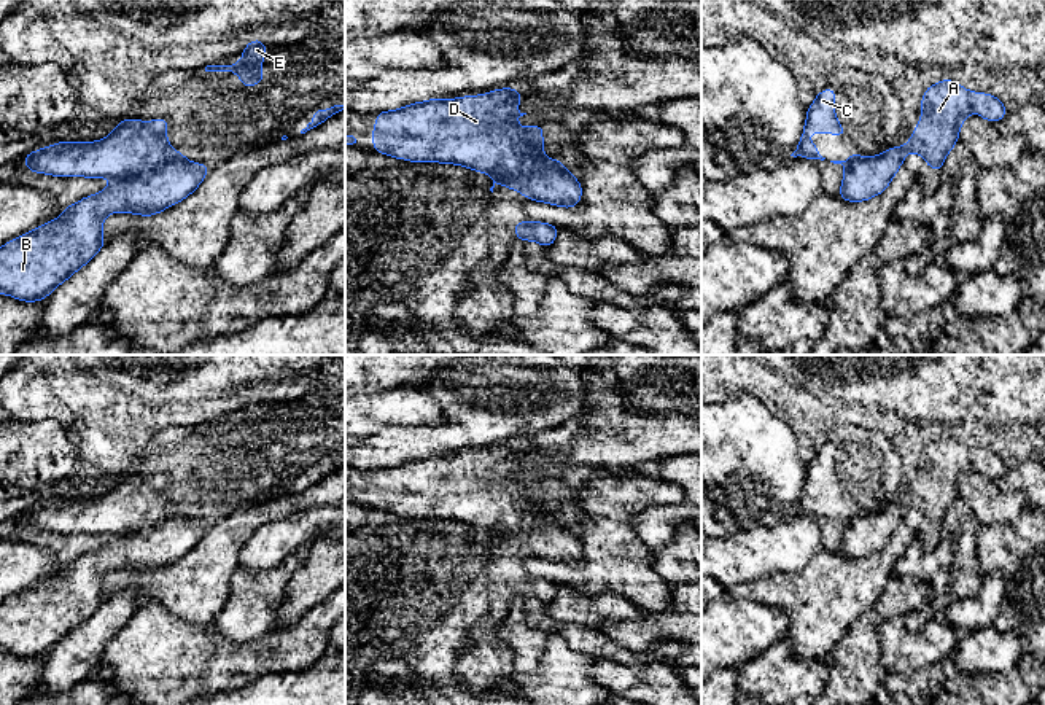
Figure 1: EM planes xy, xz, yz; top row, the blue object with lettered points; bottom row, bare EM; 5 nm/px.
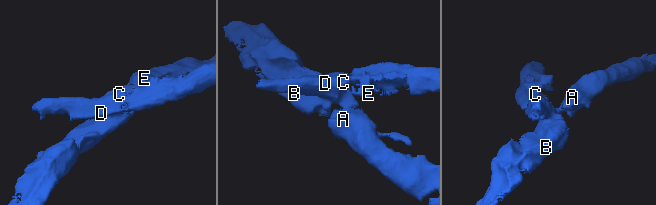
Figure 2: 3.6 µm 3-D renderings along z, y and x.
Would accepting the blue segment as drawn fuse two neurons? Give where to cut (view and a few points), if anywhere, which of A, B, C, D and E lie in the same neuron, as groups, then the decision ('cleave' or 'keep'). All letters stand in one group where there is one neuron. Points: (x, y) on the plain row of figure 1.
cut in xy along (185, 516), (164, 519), (118, 538); A B / C D E; cleave

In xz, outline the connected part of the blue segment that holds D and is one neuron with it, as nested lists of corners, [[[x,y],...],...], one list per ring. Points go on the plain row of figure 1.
[[[506,444],[506,446],[495,446],[490,447],[484,452],[468,452],[468,454],[460,454],[460,455],[433,455],[433,457],[425,457],[418,460],[410,460],[404,465],[391,466],[391,468],[379,468],[377,469],[377,477],[375,484],[372,487],[372,495],[374,495],[374,508],[388,511],[398,516],[407,516],[412,519],[444,519],[444,520],[458,520],[463,524],[469,524],[471,527],[484,528],[484,530],[514,530],[520,525],[520,519],[526,511],[531,511],[533,508],[542,509],[544,501],[542,501],[542,489],[546,482],[536,482],[536,484],[519,484],[515,481],[519,473],[523,473],[526,469],[519,469],[517,462],[522,457],[522,450],[517,449],[514,444]]]

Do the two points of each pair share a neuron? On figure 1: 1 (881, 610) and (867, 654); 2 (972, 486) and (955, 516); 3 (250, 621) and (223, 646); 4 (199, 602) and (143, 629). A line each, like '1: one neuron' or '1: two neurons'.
1: one neuron
2: two neurons
3: two neurons
4: two neurons

